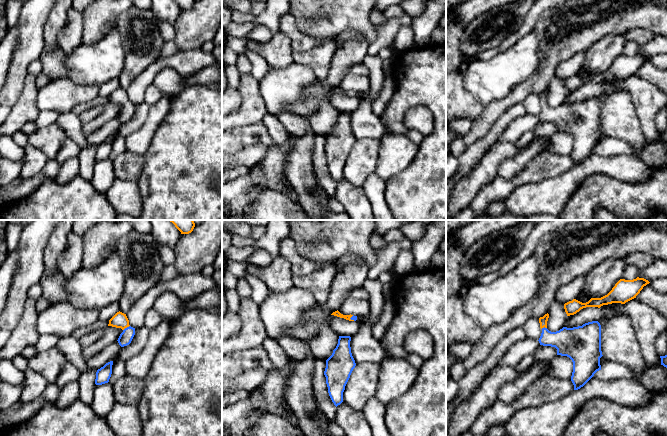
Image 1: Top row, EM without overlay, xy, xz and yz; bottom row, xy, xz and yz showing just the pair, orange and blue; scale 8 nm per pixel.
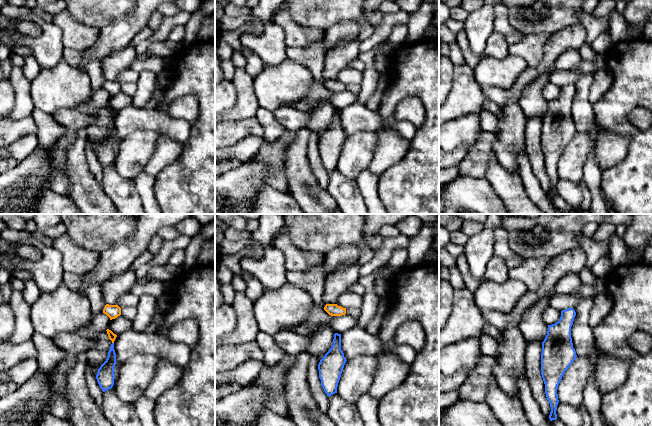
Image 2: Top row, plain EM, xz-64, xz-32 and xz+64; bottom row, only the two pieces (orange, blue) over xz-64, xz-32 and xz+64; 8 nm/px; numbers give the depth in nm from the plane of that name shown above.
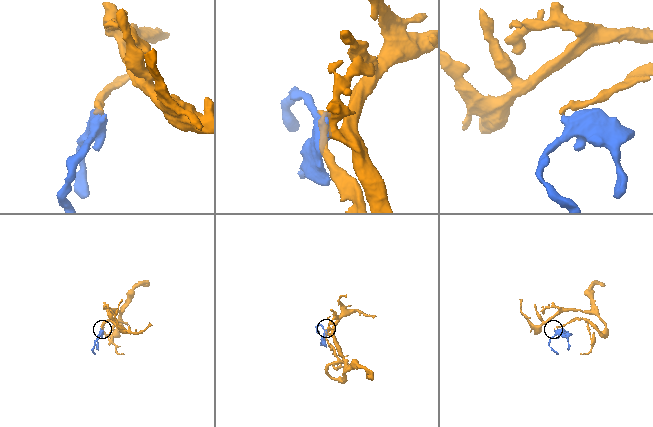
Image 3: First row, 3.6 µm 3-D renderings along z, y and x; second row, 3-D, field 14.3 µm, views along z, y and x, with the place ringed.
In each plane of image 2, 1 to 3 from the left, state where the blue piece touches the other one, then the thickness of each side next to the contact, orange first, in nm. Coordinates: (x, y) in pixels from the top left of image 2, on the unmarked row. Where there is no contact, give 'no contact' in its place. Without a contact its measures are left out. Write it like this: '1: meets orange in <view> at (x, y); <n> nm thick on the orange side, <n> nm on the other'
1: no contact
2: no contact
3: no contact

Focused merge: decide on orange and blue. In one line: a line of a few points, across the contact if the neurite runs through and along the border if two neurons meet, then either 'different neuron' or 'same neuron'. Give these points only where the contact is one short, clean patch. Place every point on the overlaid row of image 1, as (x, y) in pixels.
same neuron

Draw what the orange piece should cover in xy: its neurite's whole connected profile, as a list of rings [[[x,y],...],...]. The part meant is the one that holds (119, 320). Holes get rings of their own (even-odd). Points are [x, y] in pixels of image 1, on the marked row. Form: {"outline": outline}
{"outline": [[[117,312],[110,320],[108,326],[121,328],[123,332],[120,334],[118,338],[118,343],[121,347],[127,346],[131,343],[134,335],[135,328],[129,325],[129,320],[126,314],[122,312]]]}

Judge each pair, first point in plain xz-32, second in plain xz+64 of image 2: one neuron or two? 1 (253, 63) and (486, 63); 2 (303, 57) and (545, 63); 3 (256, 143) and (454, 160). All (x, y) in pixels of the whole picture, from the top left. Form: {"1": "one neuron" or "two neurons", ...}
{"1": "two neurons", "2": "two neurons", "3": "one neuron"}

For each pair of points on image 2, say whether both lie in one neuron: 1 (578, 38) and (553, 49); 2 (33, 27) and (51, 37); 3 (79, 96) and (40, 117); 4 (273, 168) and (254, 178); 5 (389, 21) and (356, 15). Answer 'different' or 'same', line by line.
1: same
2: different
3: different
4: different
5: different

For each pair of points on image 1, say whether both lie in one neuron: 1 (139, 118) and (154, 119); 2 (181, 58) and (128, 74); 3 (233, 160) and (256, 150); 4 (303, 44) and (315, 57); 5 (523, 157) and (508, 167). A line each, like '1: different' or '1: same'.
1: different
2: different
3: same
4: different
5: same

